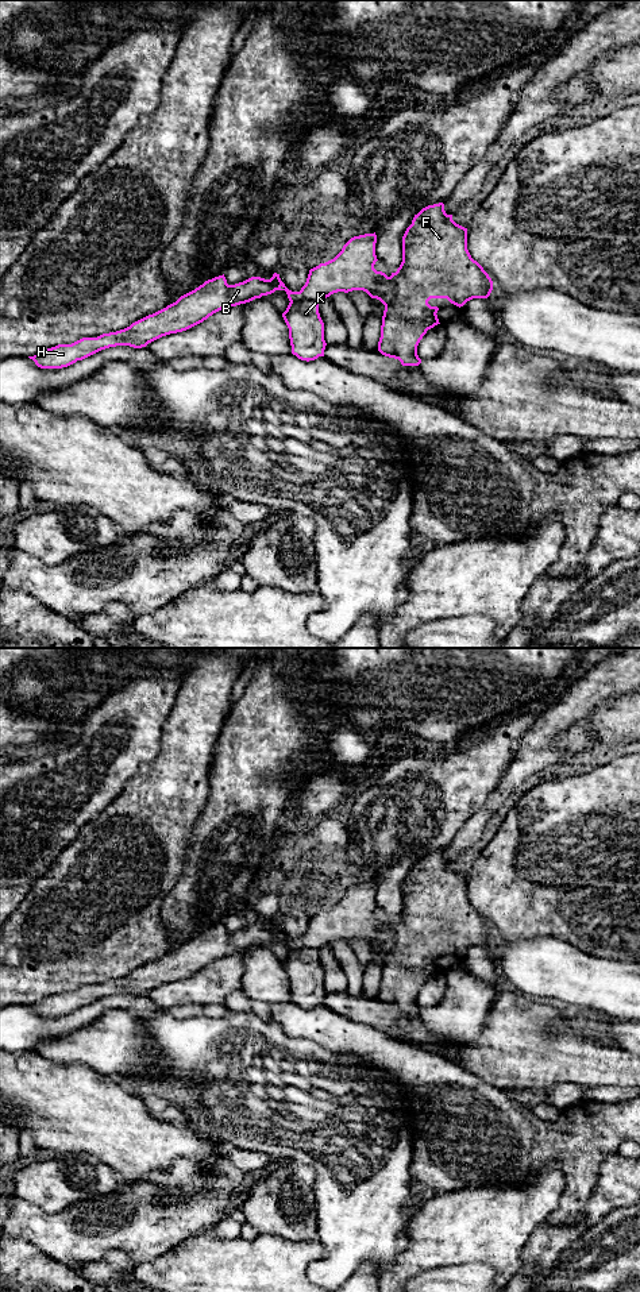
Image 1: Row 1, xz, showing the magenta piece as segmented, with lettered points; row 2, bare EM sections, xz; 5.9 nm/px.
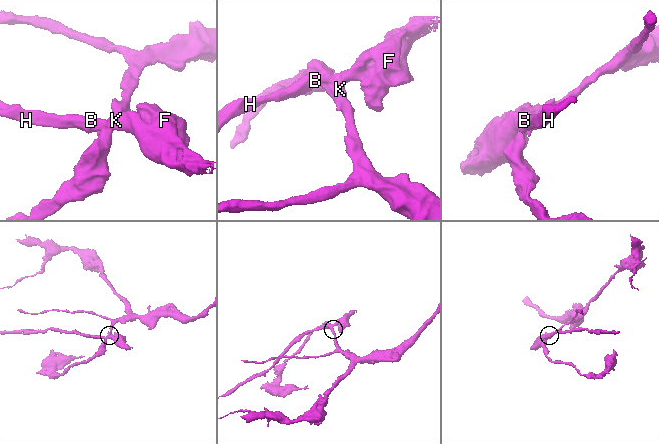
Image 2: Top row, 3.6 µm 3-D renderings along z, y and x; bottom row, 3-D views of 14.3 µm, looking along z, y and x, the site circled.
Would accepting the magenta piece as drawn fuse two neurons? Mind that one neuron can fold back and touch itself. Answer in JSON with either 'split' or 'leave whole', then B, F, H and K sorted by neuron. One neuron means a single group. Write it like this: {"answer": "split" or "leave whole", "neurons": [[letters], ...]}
{"answer": "split", "neurons": [["B", "F", "H"], ["K"]]}

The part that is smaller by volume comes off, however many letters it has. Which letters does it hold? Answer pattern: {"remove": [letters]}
{"remove": ["B", "F", "H"]}

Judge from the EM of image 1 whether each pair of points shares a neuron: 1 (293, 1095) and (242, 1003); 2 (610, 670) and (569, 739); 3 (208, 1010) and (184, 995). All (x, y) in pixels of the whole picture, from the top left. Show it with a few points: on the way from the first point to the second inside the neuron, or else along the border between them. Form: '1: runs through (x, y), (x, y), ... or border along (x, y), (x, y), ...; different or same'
1: border along (230, 1010), (251, 1013); different
2: border along (602, 704), (583, 721), (569, 727), (552, 743); different
3: border along (223, 1003), (187, 1003), (174, 1005), (168, 1009); different

